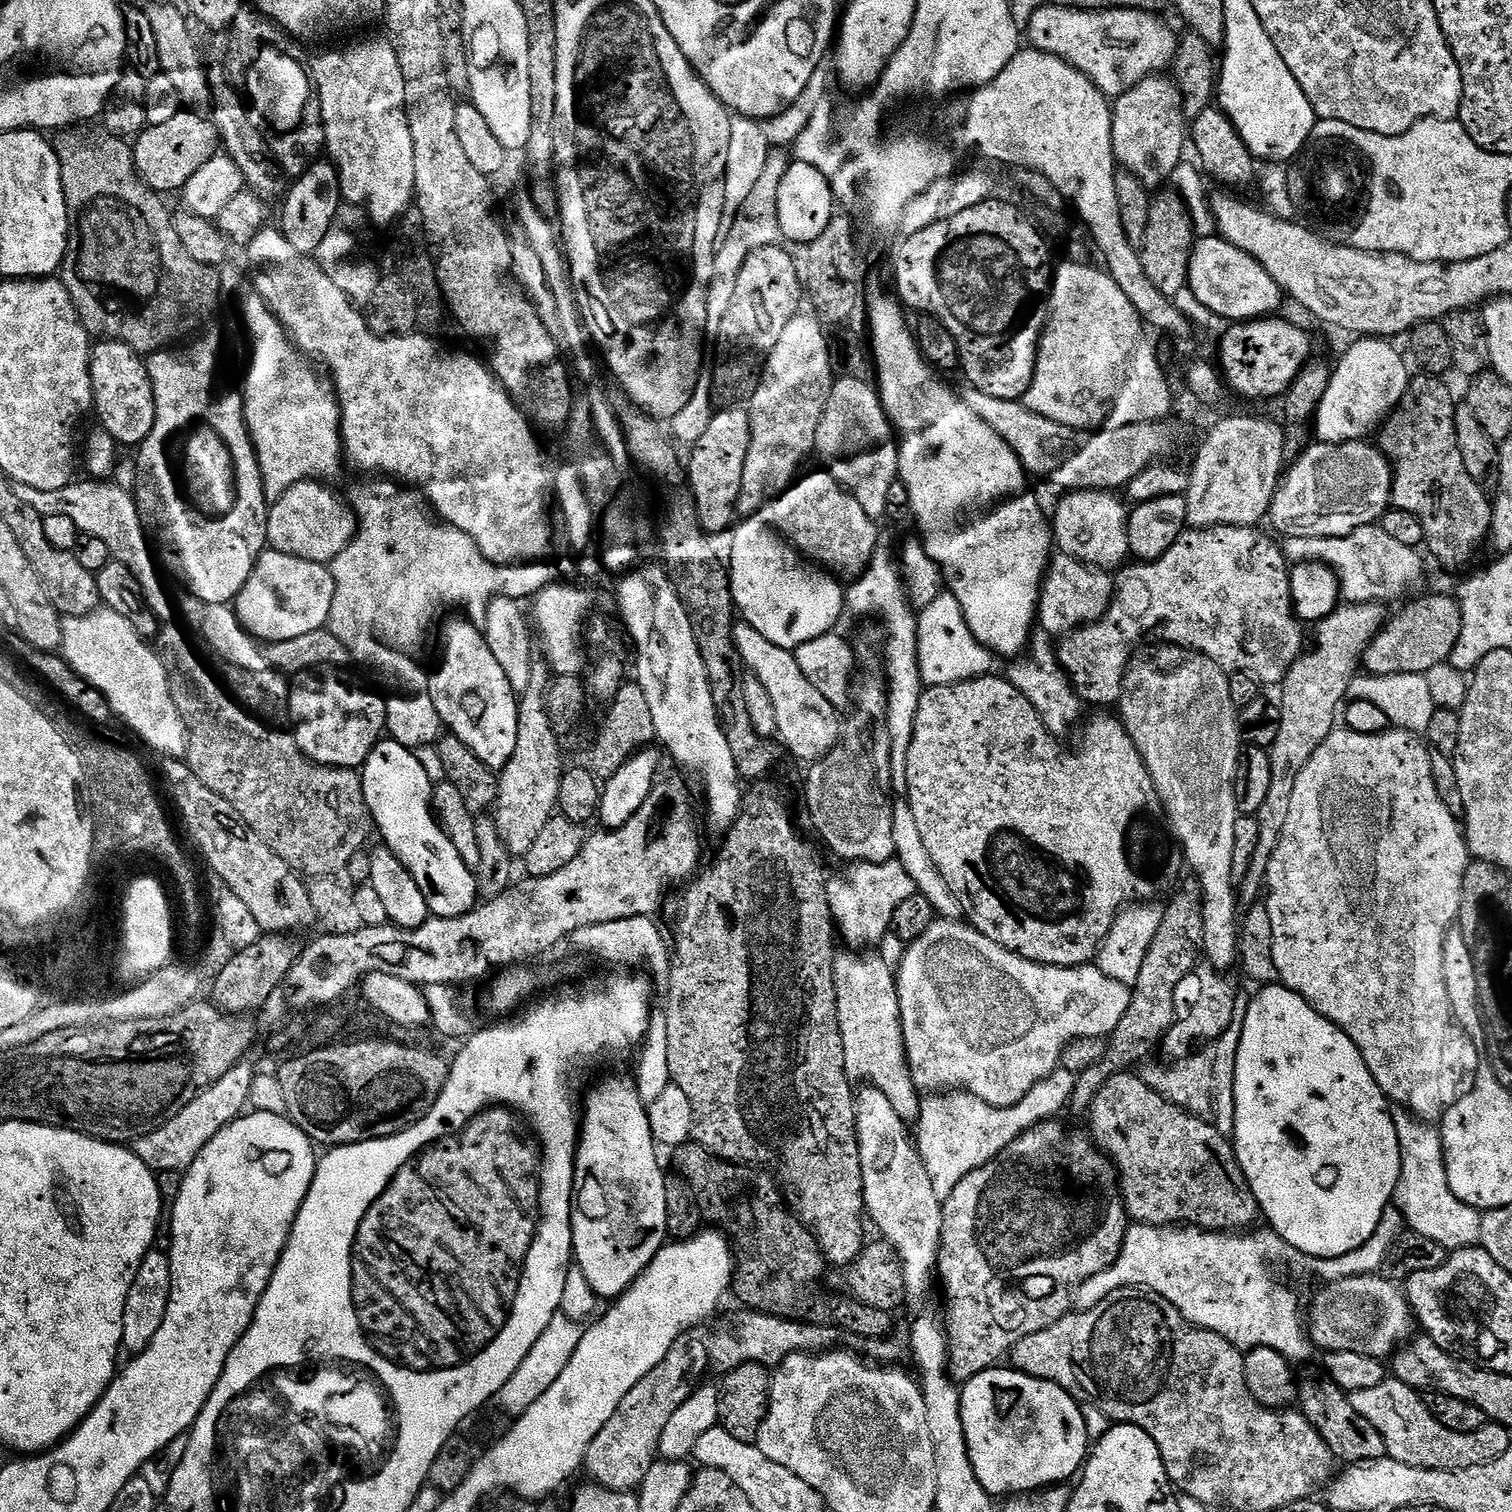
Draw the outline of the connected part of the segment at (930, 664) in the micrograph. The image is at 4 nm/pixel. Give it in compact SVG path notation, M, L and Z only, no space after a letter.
M943 591L941 596L922 608L917 620L919 670L925 687L961 684L966 680L987 675L993 669L993 657L974 638L973 632L966 625L958 600L951 592Z

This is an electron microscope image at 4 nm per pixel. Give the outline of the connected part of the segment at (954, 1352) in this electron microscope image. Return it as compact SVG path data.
M1053 1118L1045 1120L1044 1123L1035 1124L1032 1128L1028 1128L1014 1142L1010 1144L1008 1149L1000 1153L997 1159L990 1161L986 1166L982 1166L978 1170L974 1170L970 1174L966 1174L966 1178L962 1178L962 1182L958 1182L958 1186L954 1186L952 1192L947 1193L946 1199L943 1201L944 1218L942 1220L942 1238L940 1239L940 1262L938 1265L938 1276L944 1279L944 1292L948 1295L948 1324L946 1320L946 1331L950 1341L950 1375L953 1380L963 1382L974 1378L979 1372L985 1372L988 1368L995 1368L1001 1363L1000 1360L1009 1355L1012 1347L1018 1342L1022 1342L1022 1338L1026 1338L1030 1334L1038 1334L1038 1330L1046 1330L1050 1326L1054 1326L1054 1322L1058 1322L1063 1316L1068 1315L1074 1304L1074 1290L1080 1287L1082 1282L1086 1282L1090 1278L1094 1278L1094 1274L1102 1274L1102 1270L1109 1268L1112 1263L1120 1256L1120 1251L1124 1245L1124 1239L1130 1227L1130 1217L1128 1211L1124 1209L1124 1198L1120 1194L1120 1186L1118 1183L1118 1173L1111 1160L1096 1147L1095 1143L1090 1142L1090 1136L1087 1131L1084 1132L1064 1132L1064 1128L1059 1124L1060 1120Z

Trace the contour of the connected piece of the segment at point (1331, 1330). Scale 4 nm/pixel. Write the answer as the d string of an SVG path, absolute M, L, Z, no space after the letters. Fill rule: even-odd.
M1375 1274L1346 1276L1325 1283L1323 1287L1312 1304L1312 1321L1309 1319L1306 1324L1306 1331L1317 1349L1324 1348L1325 1353L1350 1350L1354 1354L1384 1360L1413 1335L1412 1308L1399 1283Z

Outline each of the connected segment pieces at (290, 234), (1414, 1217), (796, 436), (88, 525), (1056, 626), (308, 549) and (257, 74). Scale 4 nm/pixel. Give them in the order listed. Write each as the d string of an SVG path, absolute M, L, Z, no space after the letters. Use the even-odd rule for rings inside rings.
M316 162L303 175L295 177L294 183L296 185L287 189L282 201L284 213L280 216L278 228L294 250L303 254L315 254L322 238L334 230L335 224L332 223L340 212L340 173L331 162Z
M1407 1110L1393 1111L1392 1121L1398 1133L1400 1157L1402 1158L1394 1202L1401 1210L1407 1227L1422 1235L1423 1238L1434 1238L1434 1242L1438 1242L1443 1248L1449 1250L1479 1245L1481 1213L1466 1202L1459 1200L1454 1190L1450 1190L1450 1182L1446 1178L1446 1166L1444 1165L1444 1144L1440 1140L1439 1131L1431 1123L1417 1121Z
M803 315L795 316L790 326L786 326L786 334L782 334L778 346L774 346L774 350L767 353L762 364L760 384L750 401L752 442L742 473L739 501L739 511L748 512L744 514L756 514L764 503L768 504L783 495L797 479L798 473L805 467L804 459L810 454L813 455L818 426L822 422L824 411L828 408L828 399L834 383L830 340L829 337L824 337L823 323L804 324L804 319Z
M73 482L62 490L34 490L25 484L16 484L15 490L18 498L22 498L22 502L26 502L26 506L34 506L34 510L38 510L40 516L66 514L72 519L76 529L85 537L93 536L94 539L101 540L105 550L109 552L107 555L113 560L122 562L122 566L126 566L126 570L130 570L130 574L134 574L137 589L148 611L164 622L171 621L168 619L177 612L185 620L183 623L201 641L204 639L217 652L215 655L223 663L233 664L242 670L251 672L278 672L281 674L289 674L288 672L299 674L319 669L321 666L349 663L350 657L342 646L342 642L338 642L334 638L334 634L327 630L301 634L299 638L290 638L286 642L269 644L267 640L258 640L251 636L241 626L240 619L236 617L235 607L202 602L191 594L185 595L185 600L180 600L175 604L168 597L168 592L164 589L163 582L160 581L161 569L154 559L153 549L152 552L148 549L149 537L146 535L144 525L140 523L140 511L136 508L133 493L129 489L127 492L126 489L119 488L116 484L108 484L112 482L88 483L92 484Z
M1063 554L1053 555L1049 565L1048 574L1044 577L1040 589L1040 602L1038 605L1038 624L1048 632L1067 634L1101 620L1106 610L1112 605L1114 580L1107 571L1083 564Z
M304 480L301 484L290 486L282 498L271 501L267 543L271 551L325 566L343 557L356 537L358 521L351 507L341 497L340 501L328 488L331 487L321 486L314 480Z
M265 47L257 61L254 62L246 75L247 99L252 99L251 107L264 115L264 120L277 133L292 133L304 123L308 103L314 96L314 85L310 79L310 72L292 56L287 56L287 51L279 47Z

